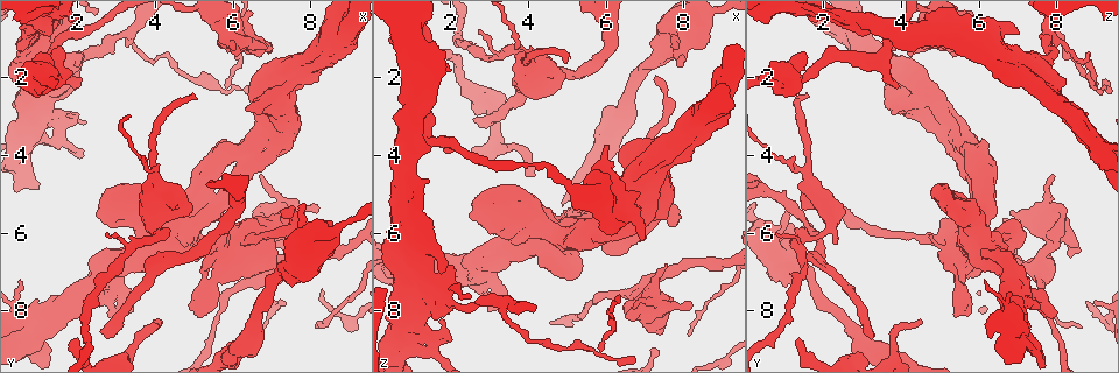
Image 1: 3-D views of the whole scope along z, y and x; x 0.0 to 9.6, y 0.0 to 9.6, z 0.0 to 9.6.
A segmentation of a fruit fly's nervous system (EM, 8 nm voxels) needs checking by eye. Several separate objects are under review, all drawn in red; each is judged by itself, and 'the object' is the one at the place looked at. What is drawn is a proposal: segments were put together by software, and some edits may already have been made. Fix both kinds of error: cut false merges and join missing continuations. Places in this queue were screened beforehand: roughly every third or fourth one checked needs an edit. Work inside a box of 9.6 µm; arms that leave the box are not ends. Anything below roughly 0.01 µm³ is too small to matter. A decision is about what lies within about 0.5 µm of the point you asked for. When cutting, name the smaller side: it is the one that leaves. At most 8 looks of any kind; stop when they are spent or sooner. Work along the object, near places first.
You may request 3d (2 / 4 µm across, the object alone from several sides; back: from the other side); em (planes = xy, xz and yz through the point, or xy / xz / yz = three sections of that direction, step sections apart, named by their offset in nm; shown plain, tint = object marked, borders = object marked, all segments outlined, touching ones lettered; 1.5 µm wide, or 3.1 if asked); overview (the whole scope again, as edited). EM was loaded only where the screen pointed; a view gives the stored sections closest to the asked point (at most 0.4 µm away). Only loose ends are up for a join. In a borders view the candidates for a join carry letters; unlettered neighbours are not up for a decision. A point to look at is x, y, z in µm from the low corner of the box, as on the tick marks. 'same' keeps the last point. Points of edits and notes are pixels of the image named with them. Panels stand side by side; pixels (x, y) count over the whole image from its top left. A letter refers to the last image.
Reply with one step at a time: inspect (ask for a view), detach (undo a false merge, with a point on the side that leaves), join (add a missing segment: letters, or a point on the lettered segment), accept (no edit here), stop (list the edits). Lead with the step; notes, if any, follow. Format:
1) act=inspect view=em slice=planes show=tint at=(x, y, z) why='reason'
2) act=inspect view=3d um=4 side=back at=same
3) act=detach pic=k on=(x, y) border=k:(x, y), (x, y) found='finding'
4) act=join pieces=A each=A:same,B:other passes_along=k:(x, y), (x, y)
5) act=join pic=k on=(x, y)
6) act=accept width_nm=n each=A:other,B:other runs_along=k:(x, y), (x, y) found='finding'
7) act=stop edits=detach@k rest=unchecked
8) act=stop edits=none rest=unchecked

act=inspect view=em slice=xz step=4 show=tint at=(7.45, 6.60, 8.30) why='an open end'

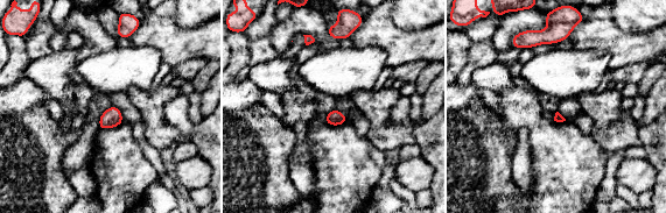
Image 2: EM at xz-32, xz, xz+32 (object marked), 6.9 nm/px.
act=inspect view=em slice=planes show=borders at=same why='cut it another way'

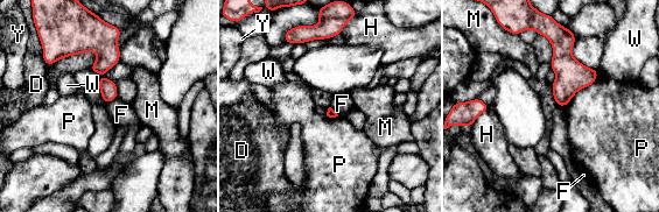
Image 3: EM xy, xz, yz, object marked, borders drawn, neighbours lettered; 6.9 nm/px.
act=accept each=D:other,F:other,H:other,M:other,P:other,W:other,Y:other border=3:(117, 97), (106, 105) found='no lettered segment goes on from it'

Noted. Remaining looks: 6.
act=inspect view=em slice=yz step=4 show=borders at=(4.10, 8.30, 4.60)

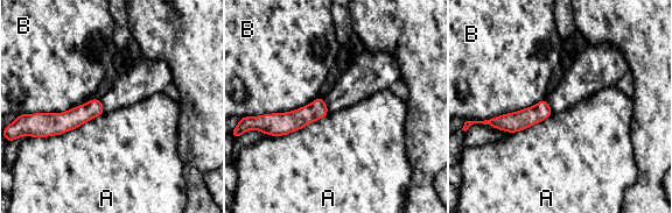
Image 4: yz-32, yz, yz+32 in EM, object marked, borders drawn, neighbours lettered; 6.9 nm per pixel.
act=inspect view=em slice=planes show=borders at=same

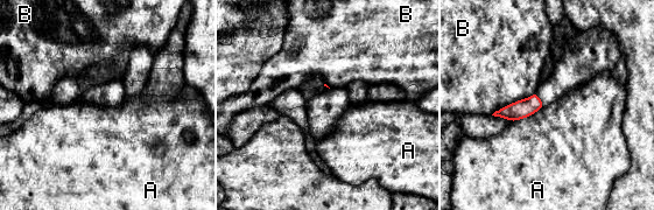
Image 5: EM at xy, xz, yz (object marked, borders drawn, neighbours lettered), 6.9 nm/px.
act=accept each=A:other,B:other border=5:(544, 106), (532, 114), (513, 121) found='none of them fits'

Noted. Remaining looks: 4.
act=inspect view=3d um=4 at=(4.25, 1.45, 8.80) why='abrupt turn'

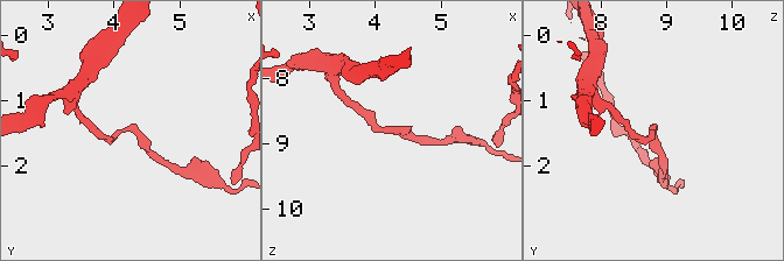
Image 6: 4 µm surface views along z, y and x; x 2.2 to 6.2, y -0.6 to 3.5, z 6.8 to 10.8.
act=inspect view=em slice=yz step=4 show=tint at=(4.30, 1.40, 8.80)

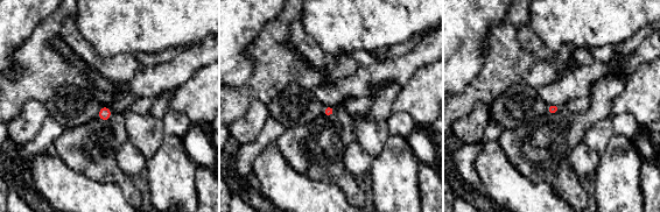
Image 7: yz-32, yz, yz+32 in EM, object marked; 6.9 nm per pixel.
act=inspect view=em slice=planes show=borders at=same

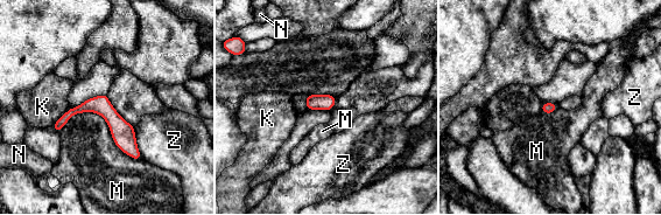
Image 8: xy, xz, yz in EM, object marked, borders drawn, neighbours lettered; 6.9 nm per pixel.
act=accept each=K:other,M:other,N:other,Z:other found='all the same neuron'

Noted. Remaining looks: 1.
act=stop edits=none rest=unchecked

